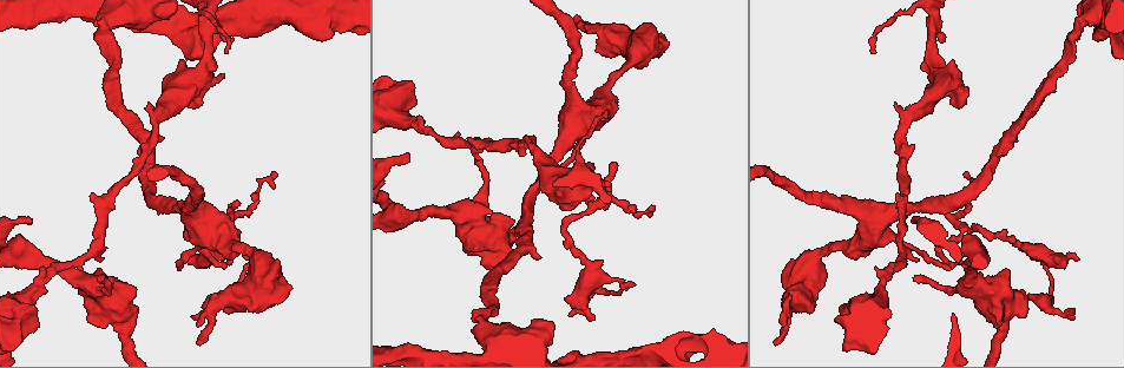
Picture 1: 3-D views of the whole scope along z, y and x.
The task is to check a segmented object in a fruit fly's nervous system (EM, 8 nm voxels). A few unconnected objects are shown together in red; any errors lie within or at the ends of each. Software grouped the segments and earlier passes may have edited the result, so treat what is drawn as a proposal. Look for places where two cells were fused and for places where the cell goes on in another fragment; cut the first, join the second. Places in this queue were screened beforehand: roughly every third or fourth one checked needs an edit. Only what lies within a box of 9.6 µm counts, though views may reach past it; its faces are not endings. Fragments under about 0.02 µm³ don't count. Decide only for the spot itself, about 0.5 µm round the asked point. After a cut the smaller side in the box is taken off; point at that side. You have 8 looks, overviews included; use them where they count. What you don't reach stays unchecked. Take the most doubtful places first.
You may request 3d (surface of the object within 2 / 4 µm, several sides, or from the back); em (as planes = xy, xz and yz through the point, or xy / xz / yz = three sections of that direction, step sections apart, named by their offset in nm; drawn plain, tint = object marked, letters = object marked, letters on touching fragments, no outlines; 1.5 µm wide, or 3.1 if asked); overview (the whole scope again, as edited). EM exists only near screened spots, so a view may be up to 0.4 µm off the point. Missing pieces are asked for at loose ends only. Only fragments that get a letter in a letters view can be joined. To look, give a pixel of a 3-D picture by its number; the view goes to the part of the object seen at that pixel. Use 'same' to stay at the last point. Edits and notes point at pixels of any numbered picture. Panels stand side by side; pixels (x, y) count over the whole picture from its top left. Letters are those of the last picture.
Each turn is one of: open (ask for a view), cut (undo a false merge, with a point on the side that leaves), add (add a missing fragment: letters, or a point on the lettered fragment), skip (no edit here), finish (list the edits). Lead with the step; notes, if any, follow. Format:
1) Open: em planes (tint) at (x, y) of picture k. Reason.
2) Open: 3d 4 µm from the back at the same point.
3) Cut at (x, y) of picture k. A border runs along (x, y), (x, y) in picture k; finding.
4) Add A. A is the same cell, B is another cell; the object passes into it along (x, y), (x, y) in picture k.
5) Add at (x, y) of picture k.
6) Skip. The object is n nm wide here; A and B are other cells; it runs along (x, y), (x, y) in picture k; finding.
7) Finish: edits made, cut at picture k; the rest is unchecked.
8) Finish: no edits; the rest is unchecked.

Open: 3d 4 µm at (570, 316) of picture 1. End of a long branch.

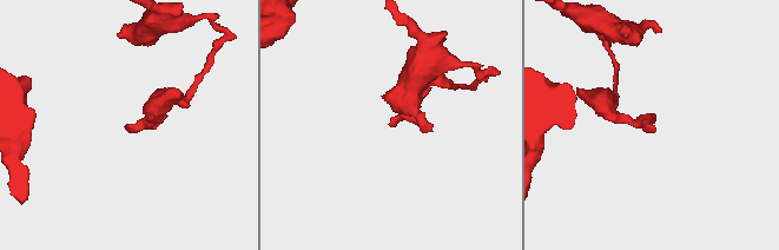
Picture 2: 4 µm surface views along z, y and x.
Open: em yz step 4 (letters) at (390, 123) of picture 2.

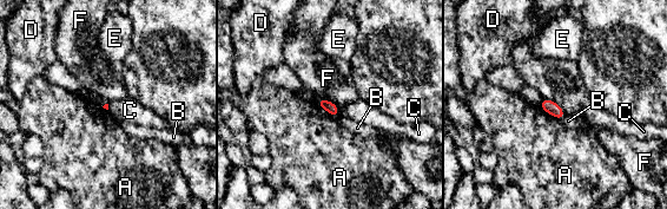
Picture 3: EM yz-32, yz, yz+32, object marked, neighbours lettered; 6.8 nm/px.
Skip. A, B, C, D, E and F are other cells; a border runs along (316, 102), (337, 117) in picture 3; none of them fits.

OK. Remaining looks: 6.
Open: em yz step 8 (tint) at (194, 108) of picture 1. Stops while still wide.

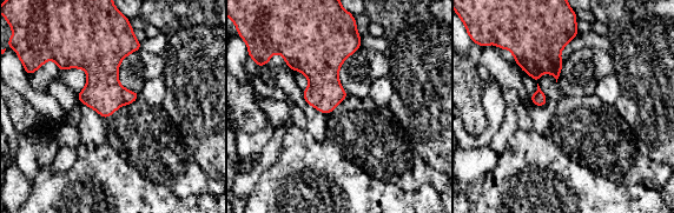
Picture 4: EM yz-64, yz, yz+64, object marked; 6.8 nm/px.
Open: em xy step 8 (letters) at the same point. Cut it another way.

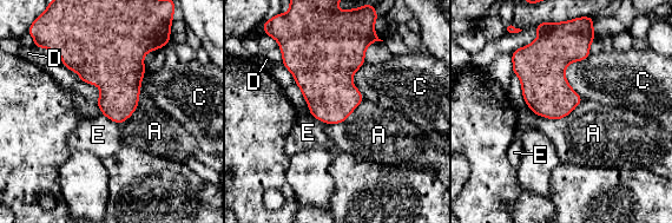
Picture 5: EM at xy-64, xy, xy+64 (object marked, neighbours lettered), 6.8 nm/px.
Skip. A, C, D and E are other cells; a border runs along (582, 99), (560, 118), (526, 104) in picture 5; none of them fits.

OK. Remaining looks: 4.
Open: em planes (letters) at (777, 344) of picture 1.

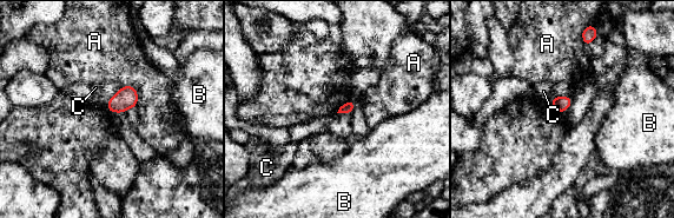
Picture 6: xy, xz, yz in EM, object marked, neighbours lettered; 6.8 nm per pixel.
Skip. A, B and C are other cells; none of them fits.

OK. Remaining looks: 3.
Finish: no edits; the rest is unchecked.

